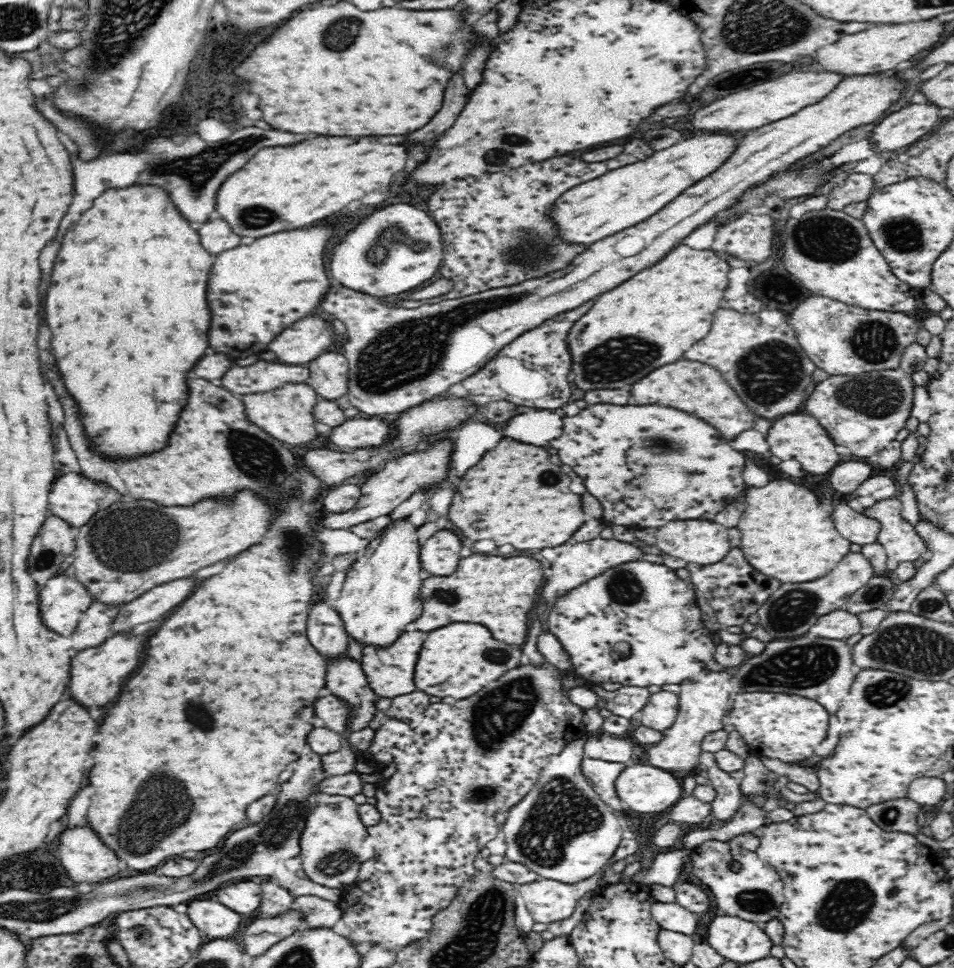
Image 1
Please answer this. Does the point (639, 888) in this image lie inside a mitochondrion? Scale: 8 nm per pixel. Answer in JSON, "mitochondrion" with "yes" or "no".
{"mitochondrion":"no"}

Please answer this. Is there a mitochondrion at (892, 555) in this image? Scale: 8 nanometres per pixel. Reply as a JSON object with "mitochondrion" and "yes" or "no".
{"mitochondrion":"no"}

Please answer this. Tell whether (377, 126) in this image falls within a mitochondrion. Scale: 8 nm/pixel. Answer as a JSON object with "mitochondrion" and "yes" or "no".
{"mitochondrion":"no"}

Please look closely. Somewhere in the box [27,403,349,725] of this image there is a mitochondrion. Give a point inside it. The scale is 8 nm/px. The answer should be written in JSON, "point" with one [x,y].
{"point":[129,539]}

